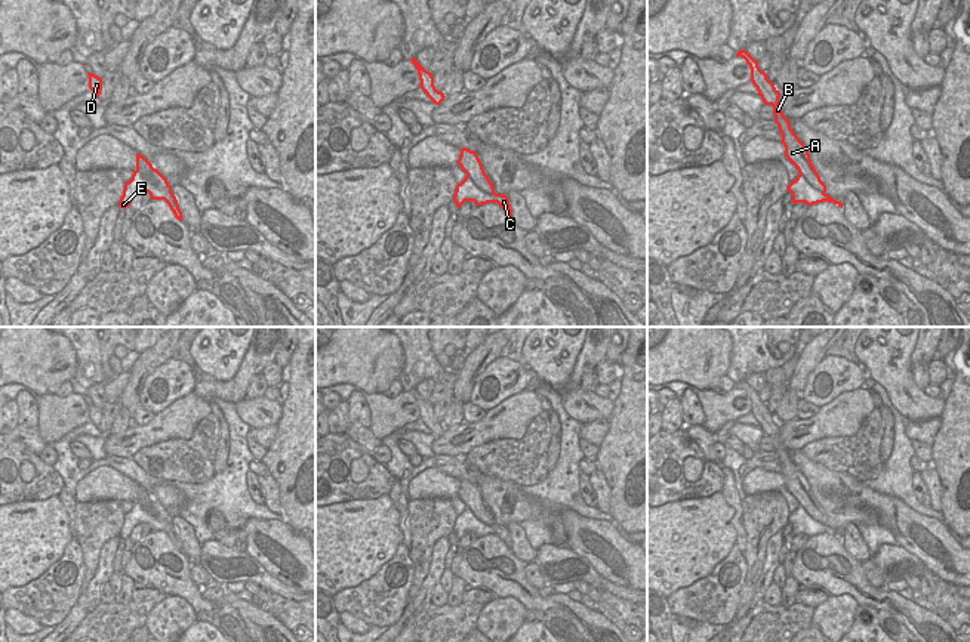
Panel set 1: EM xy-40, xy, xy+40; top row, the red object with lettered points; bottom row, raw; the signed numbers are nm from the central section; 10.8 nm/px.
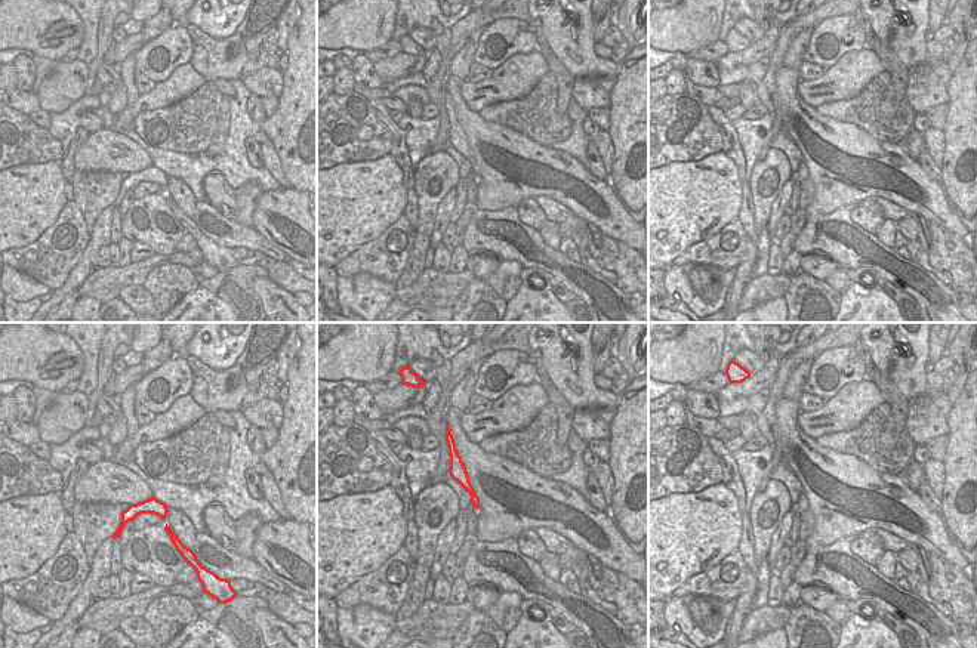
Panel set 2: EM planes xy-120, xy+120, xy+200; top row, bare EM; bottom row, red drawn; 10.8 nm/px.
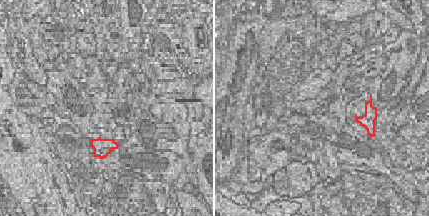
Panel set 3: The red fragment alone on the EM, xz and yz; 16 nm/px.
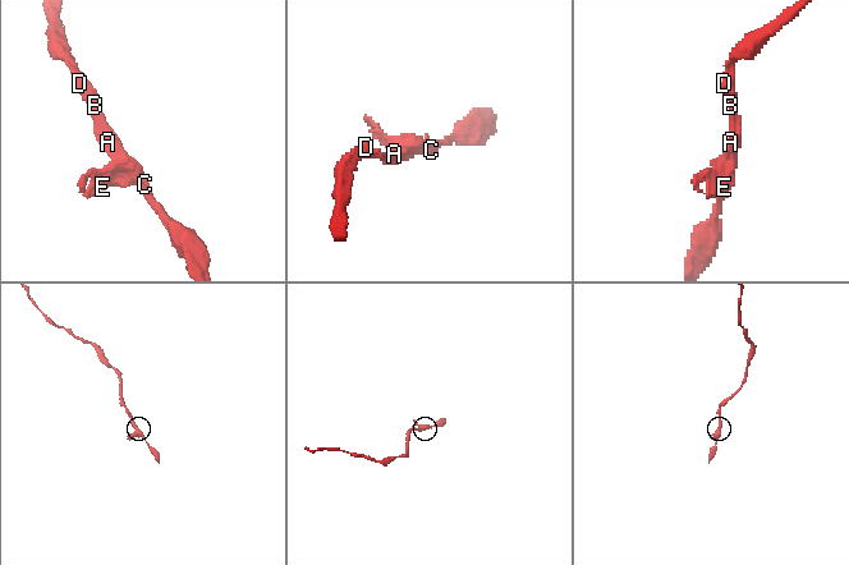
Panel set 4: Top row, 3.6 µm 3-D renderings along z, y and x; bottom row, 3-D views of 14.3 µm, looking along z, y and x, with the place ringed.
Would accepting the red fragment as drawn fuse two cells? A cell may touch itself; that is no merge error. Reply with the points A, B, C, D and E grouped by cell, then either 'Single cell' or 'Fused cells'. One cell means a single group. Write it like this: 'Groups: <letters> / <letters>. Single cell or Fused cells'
Groups: A B C D E. Single cell

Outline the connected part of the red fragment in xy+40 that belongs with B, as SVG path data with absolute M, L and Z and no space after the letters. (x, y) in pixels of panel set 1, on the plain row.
M745 380L739 382L736 388L746 392L751 399L751 413L758 422L758 428L763 430L764 436L773 438L775 454L782 466L782 475L785 478L785 488L797 499L798 507L788 516L788 524L792 525L792 534L806 534L813 537L817 534L834 534L843 540L841 533L834 531L826 525L826 516L820 512L816 503L810 485L800 469L791 460L789 451L783 447L779 436L780 423L767 410L767 405L760 401L758 392L755 392Z

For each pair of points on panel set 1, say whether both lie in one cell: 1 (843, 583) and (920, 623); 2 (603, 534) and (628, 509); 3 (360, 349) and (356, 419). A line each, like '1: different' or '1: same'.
1: same
2: different
3: different

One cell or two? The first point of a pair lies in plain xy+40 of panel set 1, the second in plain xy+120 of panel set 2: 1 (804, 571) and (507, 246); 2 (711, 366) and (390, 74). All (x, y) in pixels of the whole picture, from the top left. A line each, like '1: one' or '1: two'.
1: one
2: one

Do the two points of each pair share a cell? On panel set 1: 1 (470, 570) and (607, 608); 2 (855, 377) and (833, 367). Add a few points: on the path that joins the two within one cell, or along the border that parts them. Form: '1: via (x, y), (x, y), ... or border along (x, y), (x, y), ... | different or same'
1: border along (596, 610), (616, 626) | different
2: via (850, 370), (847, 364), (840, 367) | same

